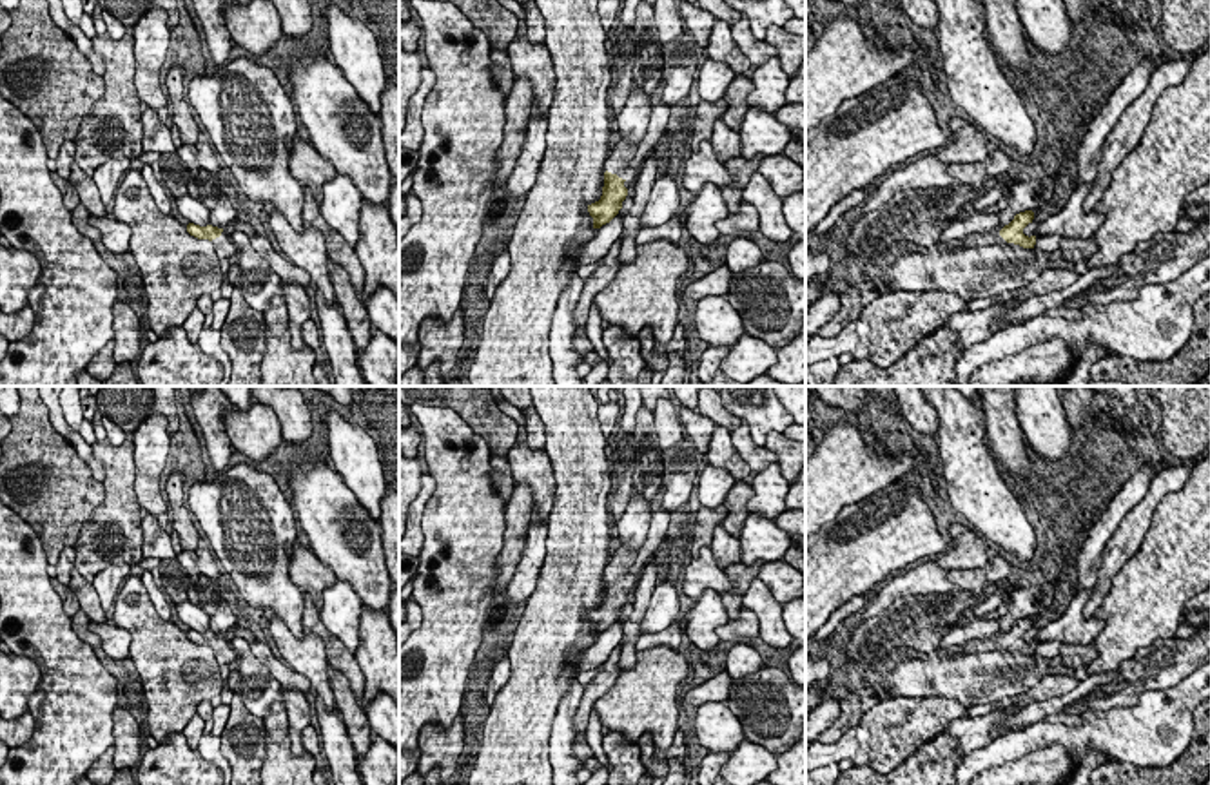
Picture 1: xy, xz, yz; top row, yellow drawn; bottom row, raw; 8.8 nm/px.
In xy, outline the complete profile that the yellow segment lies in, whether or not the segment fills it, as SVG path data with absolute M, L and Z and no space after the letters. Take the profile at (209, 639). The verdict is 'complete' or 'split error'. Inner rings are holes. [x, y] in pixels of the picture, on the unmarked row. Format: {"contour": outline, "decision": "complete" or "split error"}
{"contour": "M189 629L187 638L198 645L209 645L214 651L214 656L220 665L234 667L238 664L239 656L230 647L230 644L223 638L223 635L218 635L212 631L200 633L200 631Z", "decision": "split error"}

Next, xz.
{"contour": "M619 546L611 555L608 569L613 571L613 580L604 578L604 593L599 607L588 611L588 618L593 624L593 635L600 635L610 629L619 616L622 615L622 607L628 602L628 595L624 593L626 586L637 586L639 577L629 571L635 564L639 551L631 551L628 546Z", "decision": "split error"}

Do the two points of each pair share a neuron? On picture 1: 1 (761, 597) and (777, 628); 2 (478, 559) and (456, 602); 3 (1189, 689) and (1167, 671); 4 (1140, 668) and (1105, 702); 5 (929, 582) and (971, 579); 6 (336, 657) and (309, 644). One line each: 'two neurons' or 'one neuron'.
1: one neuron
2: one neuron
3: two neurons
4: one neuron
5: two neurons
6: two neurons

